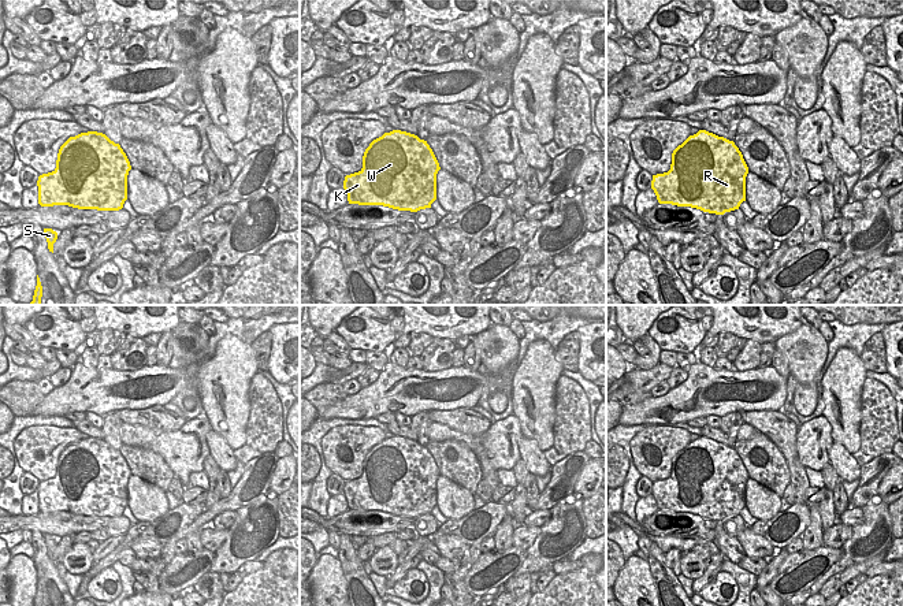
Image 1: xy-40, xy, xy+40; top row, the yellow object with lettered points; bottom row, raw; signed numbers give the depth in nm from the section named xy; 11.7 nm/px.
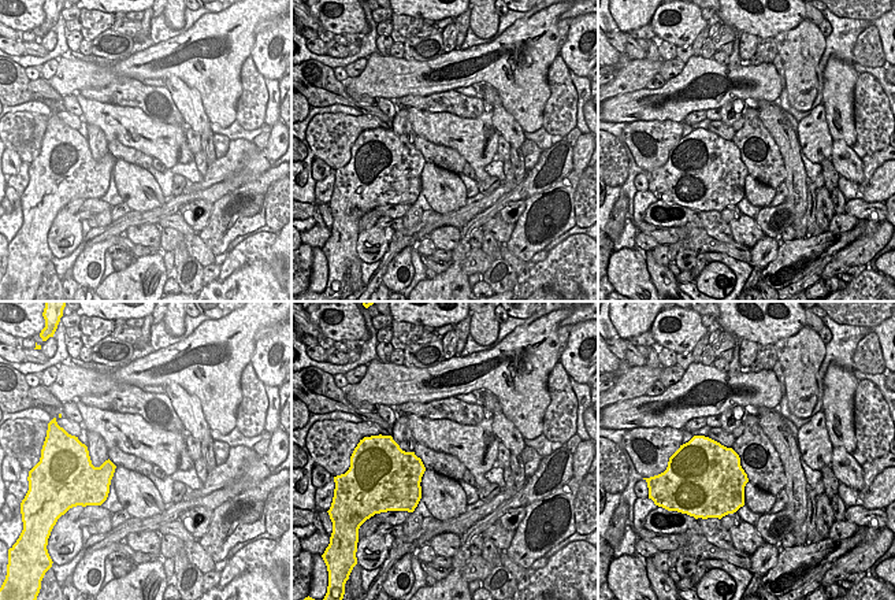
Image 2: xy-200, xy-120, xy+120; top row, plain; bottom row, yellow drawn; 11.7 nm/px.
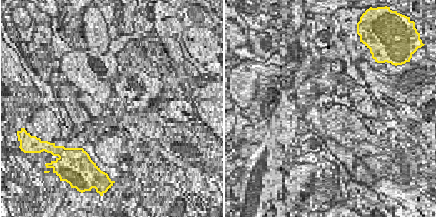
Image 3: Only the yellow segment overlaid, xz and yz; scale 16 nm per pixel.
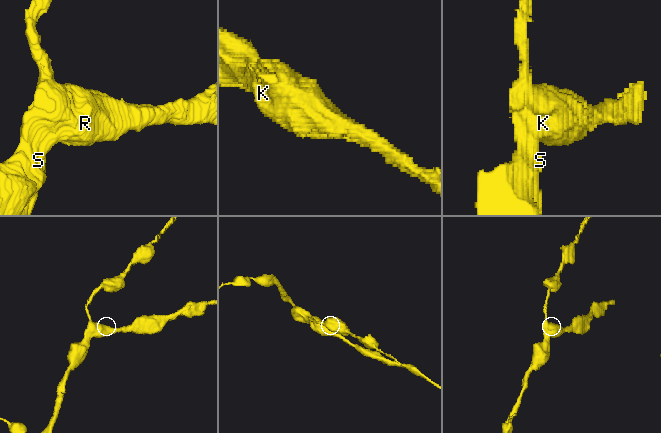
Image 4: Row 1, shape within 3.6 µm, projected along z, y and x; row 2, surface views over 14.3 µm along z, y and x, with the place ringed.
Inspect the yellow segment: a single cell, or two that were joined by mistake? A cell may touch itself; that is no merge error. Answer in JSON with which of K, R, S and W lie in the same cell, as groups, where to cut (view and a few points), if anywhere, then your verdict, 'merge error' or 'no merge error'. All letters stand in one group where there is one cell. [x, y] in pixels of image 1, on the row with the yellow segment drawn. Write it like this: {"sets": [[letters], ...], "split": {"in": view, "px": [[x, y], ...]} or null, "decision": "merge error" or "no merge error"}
{"sets": [["K", "R", "S", "W"]], "split": null, "decision": "no merge error"}

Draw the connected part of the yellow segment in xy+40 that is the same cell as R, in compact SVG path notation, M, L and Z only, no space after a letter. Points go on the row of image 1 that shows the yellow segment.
M699 130L673 150L668 172L653 175L651 189L659 204L724 215L746 201L747 174L733 141Z

